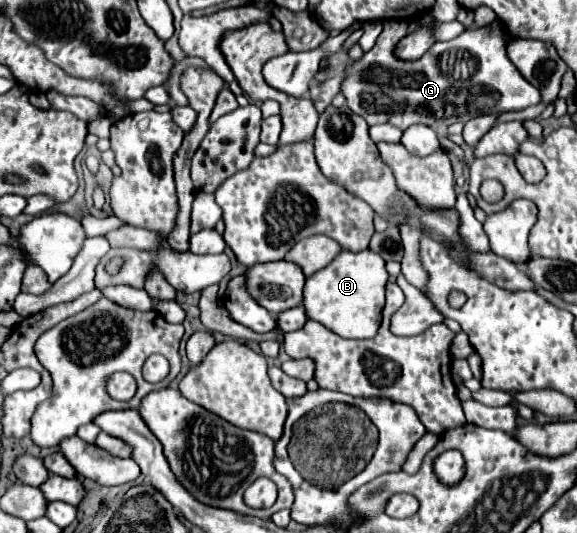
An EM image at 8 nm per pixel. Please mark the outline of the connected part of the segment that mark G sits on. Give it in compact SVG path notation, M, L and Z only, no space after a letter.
M495 20L491 26L463 32L455 40L435 42L425 52L425 56L415 62L395 60L393 48L387 48L385 44L387 44L387 38L377 38L377 44L373 46L373 50L369 50L361 60L347 66L345 80L341 84L341 90L343 90L343 96L347 98L349 108L355 114L363 116L369 126L389 122L401 130L405 130L411 124L425 124L435 130L445 130L453 122L465 124L467 120L483 114L523 110L541 100L539 90L533 84L529 84L521 76L521 72L511 64L505 50L505 28L501 26L499 20Z

